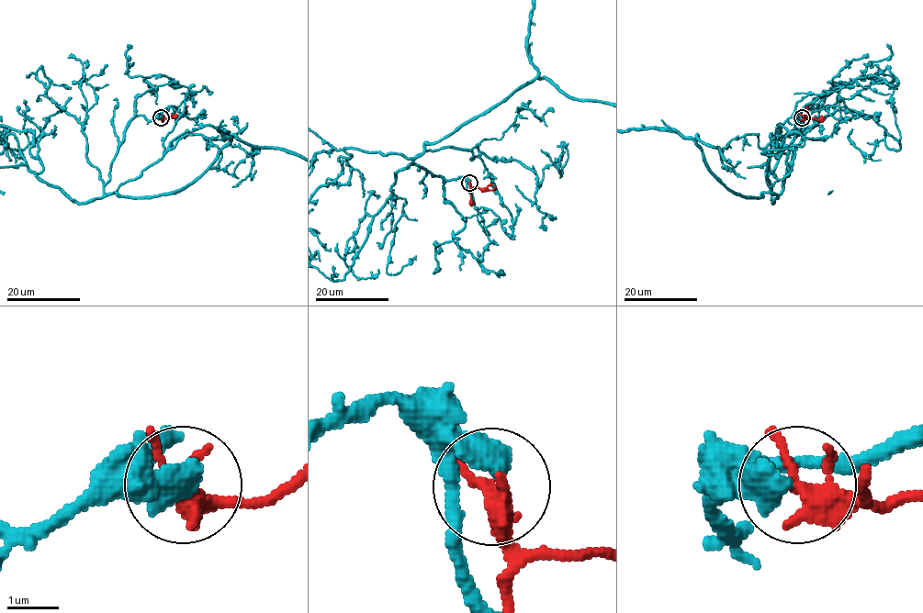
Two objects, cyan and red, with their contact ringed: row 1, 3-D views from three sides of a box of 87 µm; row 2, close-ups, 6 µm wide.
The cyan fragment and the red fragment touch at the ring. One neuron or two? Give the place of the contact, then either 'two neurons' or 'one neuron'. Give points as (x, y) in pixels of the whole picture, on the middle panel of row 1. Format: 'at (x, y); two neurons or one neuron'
at (469, 183); two neurons

